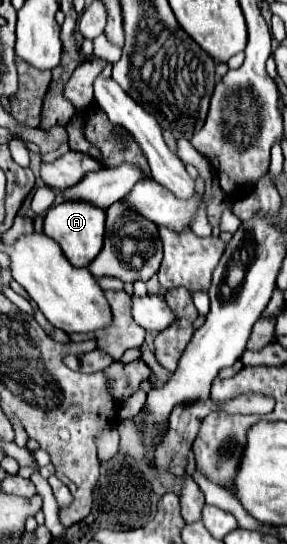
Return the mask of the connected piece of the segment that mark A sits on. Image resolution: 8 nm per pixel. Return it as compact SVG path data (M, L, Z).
M65 200L61 204L55 204L45 214L45 234L55 238L67 256L67 260L75 268L89 266L95 256L103 248L103 236L105 236L105 210L97 208L83 200Z

